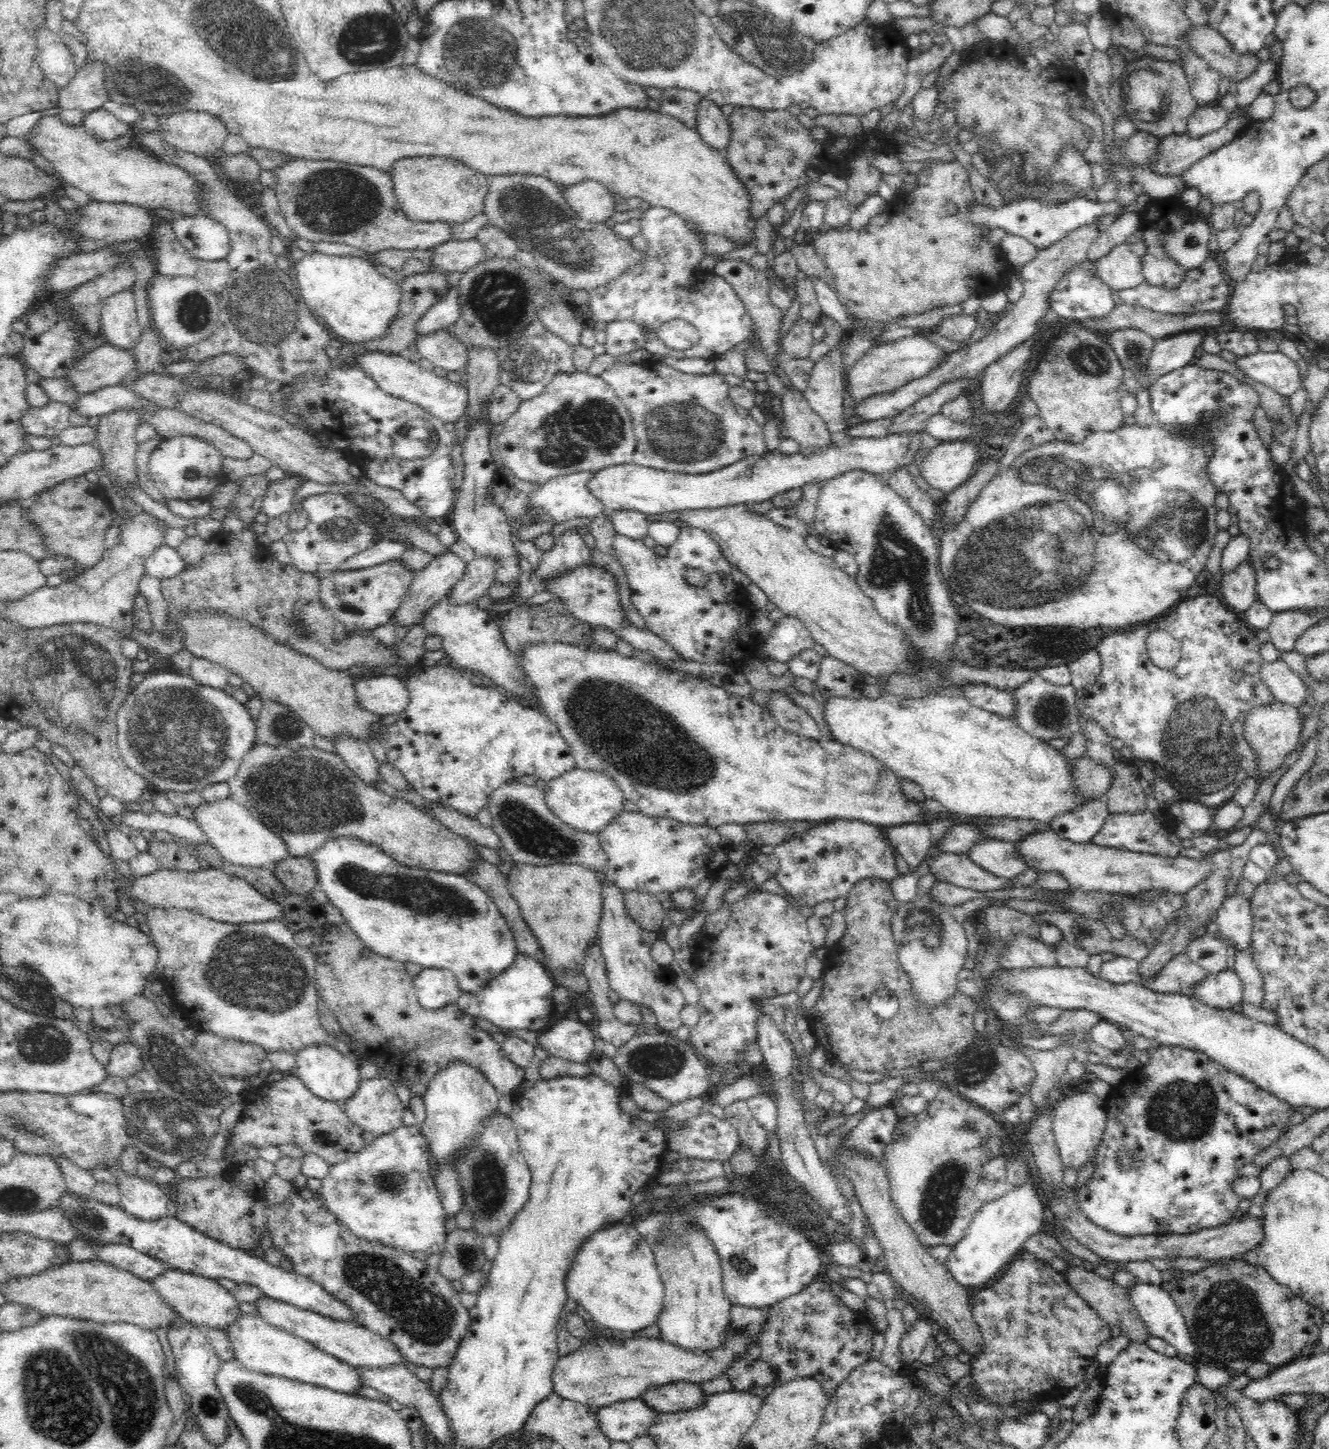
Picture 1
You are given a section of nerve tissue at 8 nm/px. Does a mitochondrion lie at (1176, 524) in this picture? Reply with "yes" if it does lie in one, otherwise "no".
yes

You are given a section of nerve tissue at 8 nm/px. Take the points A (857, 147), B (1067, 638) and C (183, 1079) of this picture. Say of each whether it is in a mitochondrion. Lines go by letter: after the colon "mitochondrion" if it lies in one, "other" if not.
A: other
B: other
C: mitochondrion

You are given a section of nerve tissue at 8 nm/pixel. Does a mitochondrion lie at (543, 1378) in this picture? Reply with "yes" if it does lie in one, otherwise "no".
no

